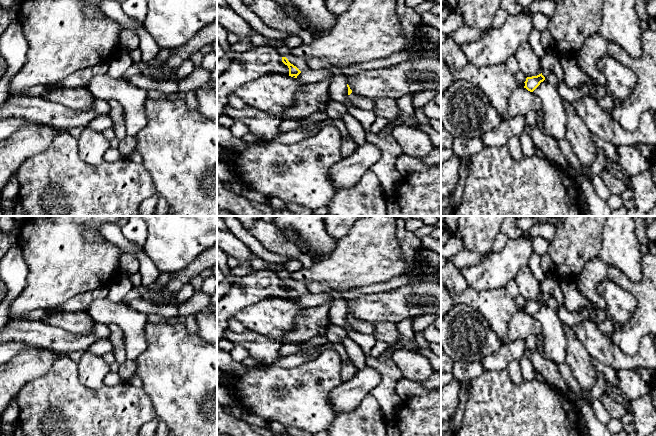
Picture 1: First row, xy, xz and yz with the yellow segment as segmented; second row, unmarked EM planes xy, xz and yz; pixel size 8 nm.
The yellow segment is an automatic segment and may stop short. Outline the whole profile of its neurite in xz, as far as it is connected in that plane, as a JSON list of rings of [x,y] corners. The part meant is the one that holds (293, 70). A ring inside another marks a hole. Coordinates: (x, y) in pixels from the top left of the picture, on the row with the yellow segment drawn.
[[[282,57],[282,62],[289,68],[289,76],[297,78],[297,76],[301,73],[301,71],[291,64],[286,57]]]

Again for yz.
[[[548,69],[542,70],[542,72],[537,76],[527,77],[524,88],[526,88],[528,91],[533,92],[541,82],[545,80],[545,78],[551,74],[552,72]]]

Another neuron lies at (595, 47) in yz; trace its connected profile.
[[[600,33],[590,36],[574,56],[578,66],[587,75],[605,86],[605,76],[597,68],[597,61],[608,56],[608,41]]]

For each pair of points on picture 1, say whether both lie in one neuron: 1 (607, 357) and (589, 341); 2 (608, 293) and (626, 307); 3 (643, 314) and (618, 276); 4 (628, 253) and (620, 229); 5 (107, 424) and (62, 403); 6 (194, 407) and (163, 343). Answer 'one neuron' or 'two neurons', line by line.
1: one neuron
2: one neuron
3: one neuron
4: one neuron
5: one neuron
6: one neuron

